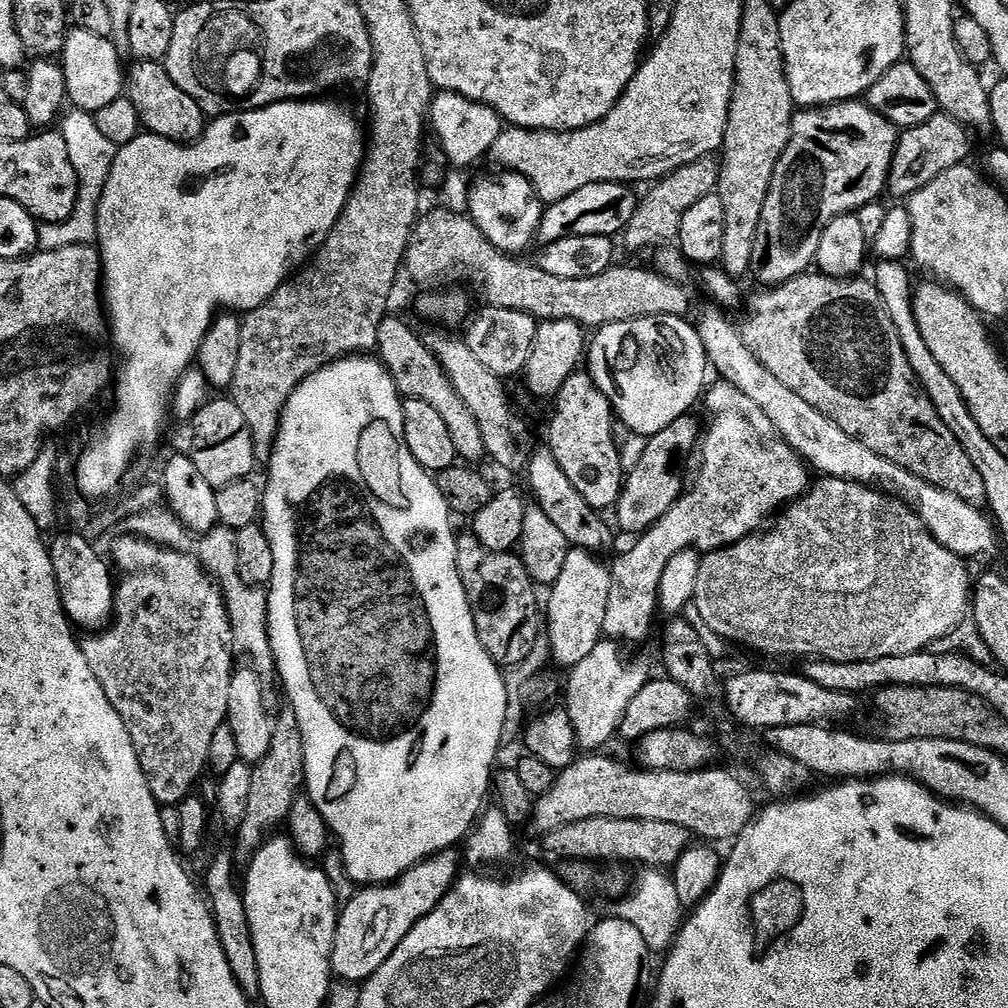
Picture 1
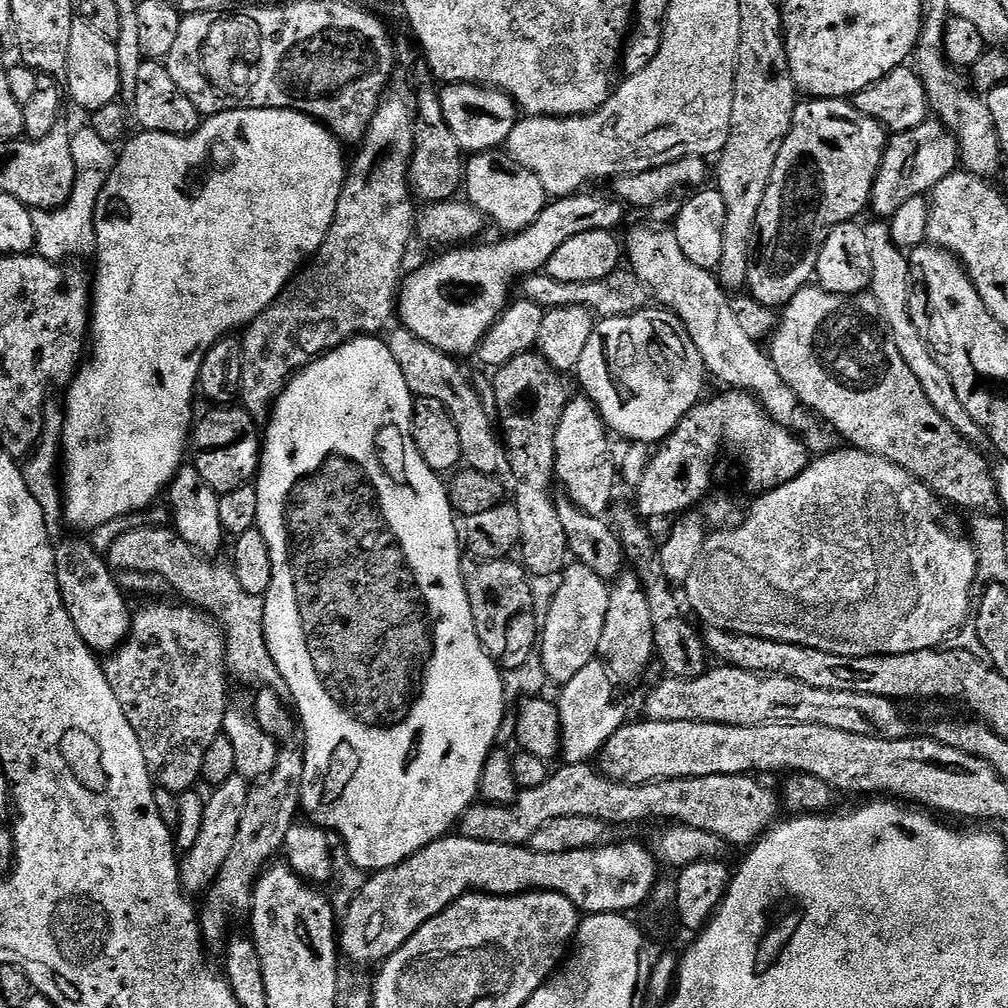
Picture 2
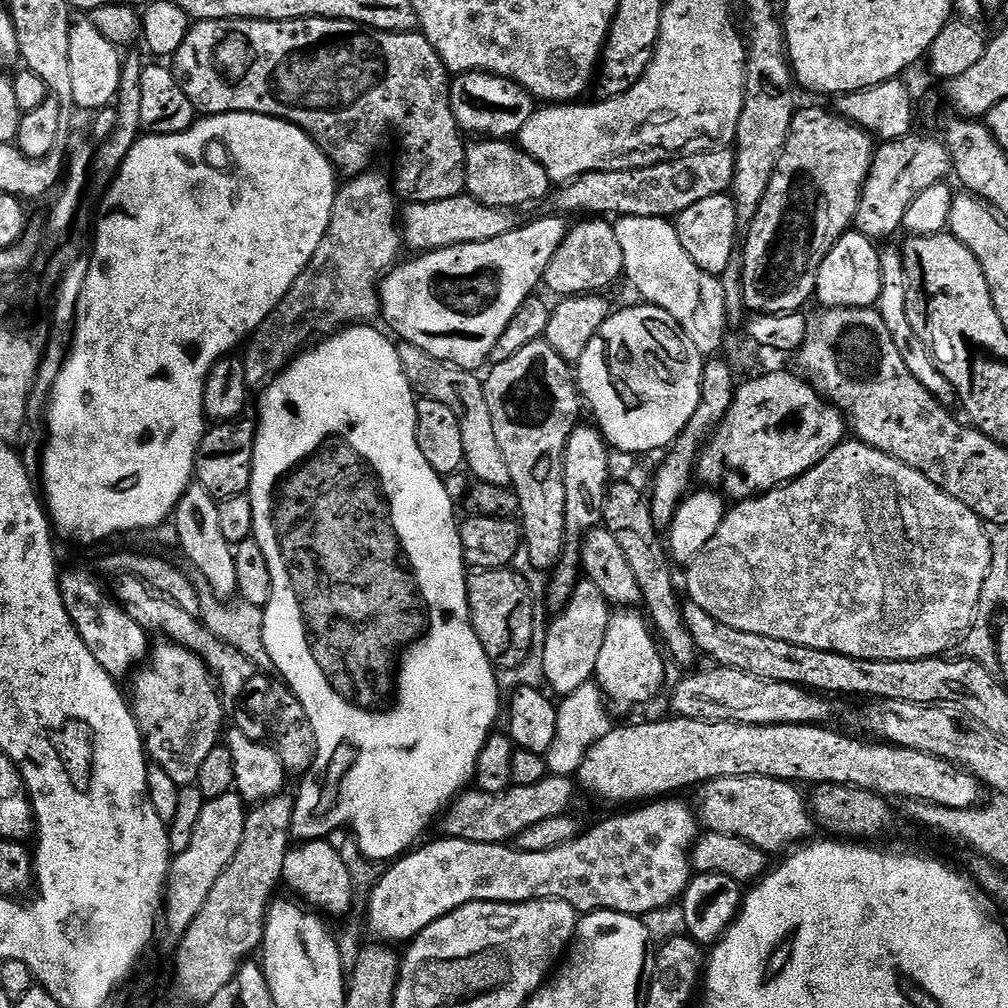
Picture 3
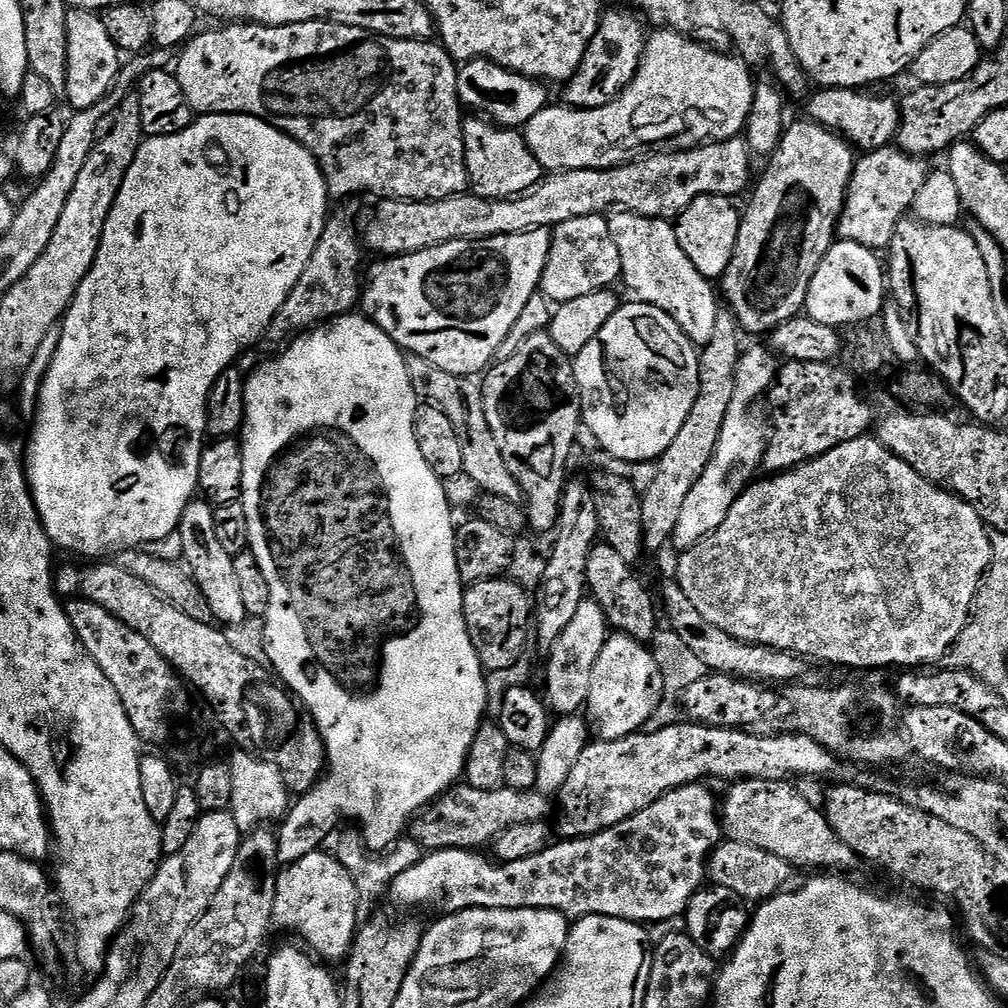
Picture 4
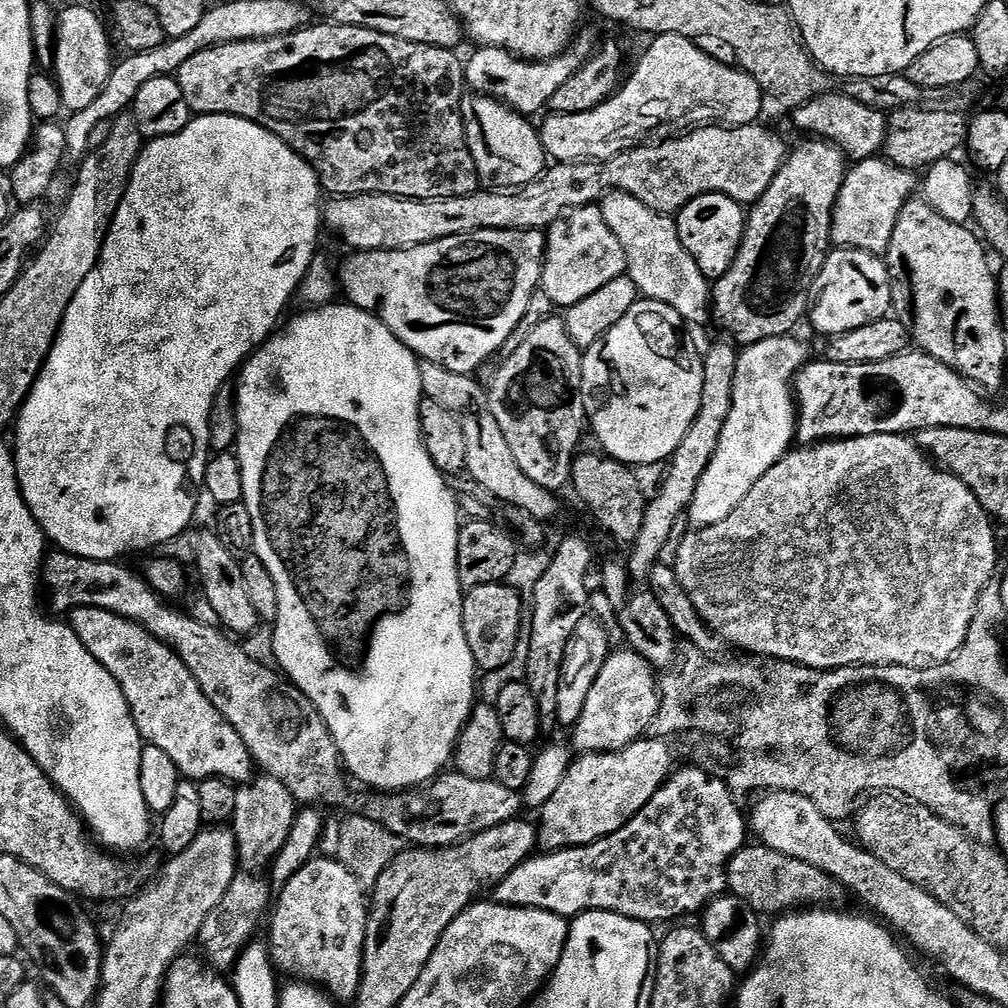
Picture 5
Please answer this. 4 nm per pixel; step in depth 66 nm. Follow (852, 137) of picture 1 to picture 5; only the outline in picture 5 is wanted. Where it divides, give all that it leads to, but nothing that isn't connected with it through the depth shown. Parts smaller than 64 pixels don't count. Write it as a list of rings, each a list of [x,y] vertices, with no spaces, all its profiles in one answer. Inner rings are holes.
[[[804,138],[797,148],[793,147],[788,155],[784,158],[784,167],[778,170],[778,174],[770,186],[766,190],[766,194],[762,194],[762,198],[751,205],[750,211],[746,216],[744,226],[744,237],[740,243],[738,254],[734,258],[734,262],[730,266],[730,270],[726,270],[724,276],[719,277],[711,285],[710,288],[710,316],[716,319],[716,324],[725,332],[725,337],[731,338],[737,345],[747,346],[749,344],[757,344],[766,338],[774,338],[775,336],[786,336],[793,331],[799,320],[803,321],[806,316],[806,309],[810,304],[810,289],[813,280],[820,273],[820,267],[824,264],[824,258],[830,248],[830,229],[832,226],[832,211],[836,205],[836,199],[842,188],[844,181],[844,173],[846,171],[846,157],[835,145],[828,143],[827,140],[818,140],[815,138]]]

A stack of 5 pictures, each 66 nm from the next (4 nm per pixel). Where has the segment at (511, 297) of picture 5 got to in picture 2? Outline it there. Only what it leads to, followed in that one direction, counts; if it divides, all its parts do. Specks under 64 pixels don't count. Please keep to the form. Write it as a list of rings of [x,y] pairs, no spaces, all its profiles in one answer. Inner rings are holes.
[[[588,191],[553,199],[544,205],[542,214],[538,214],[538,218],[531,226],[507,238],[500,238],[504,240],[498,241],[497,244],[484,244],[481,248],[458,246],[453,250],[445,251],[448,252],[445,256],[422,265],[417,272],[409,271],[398,292],[399,323],[411,330],[422,342],[434,346],[439,352],[447,352],[453,358],[468,356],[471,352],[473,355],[479,349],[482,338],[488,333],[492,323],[508,307],[510,303],[508,291],[511,290],[516,276],[518,280],[547,269],[550,258],[554,258],[554,250],[558,250],[562,242],[570,242],[570,238],[578,238],[578,234],[586,234],[590,230],[612,232],[623,222],[624,212],[626,213],[625,205],[611,195],[595,196]]]

